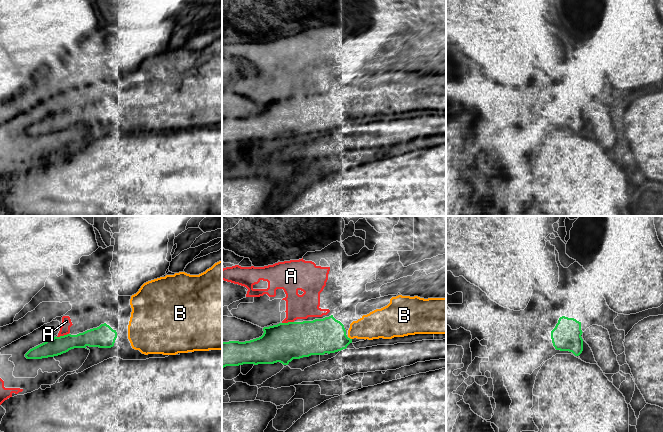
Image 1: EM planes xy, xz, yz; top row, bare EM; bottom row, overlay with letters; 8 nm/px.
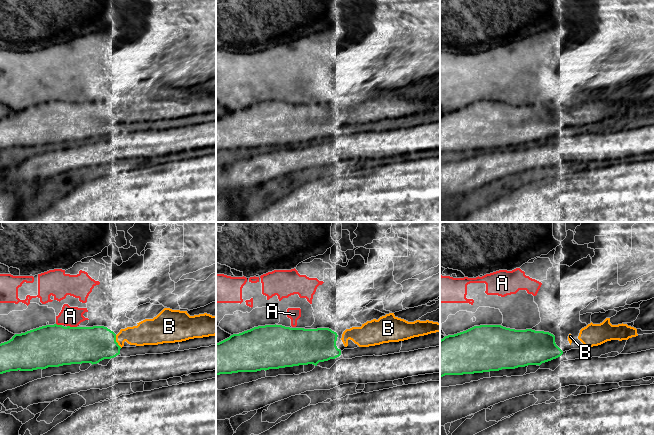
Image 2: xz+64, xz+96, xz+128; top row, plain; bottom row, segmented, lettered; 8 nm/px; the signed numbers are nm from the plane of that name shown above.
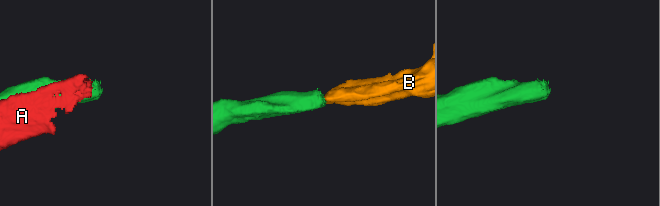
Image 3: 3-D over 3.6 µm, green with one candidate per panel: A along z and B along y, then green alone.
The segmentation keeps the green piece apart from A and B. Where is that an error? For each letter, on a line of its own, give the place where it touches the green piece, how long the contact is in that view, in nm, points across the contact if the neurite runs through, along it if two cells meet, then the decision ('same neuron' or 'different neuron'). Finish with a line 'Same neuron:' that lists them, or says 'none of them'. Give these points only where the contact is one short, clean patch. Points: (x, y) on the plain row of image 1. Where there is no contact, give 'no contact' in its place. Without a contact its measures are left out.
A: xy (62, 112) | 100 nm | different neuron
B: xz (349, 114) | 30 nm | same neuron
Same neuron: B

